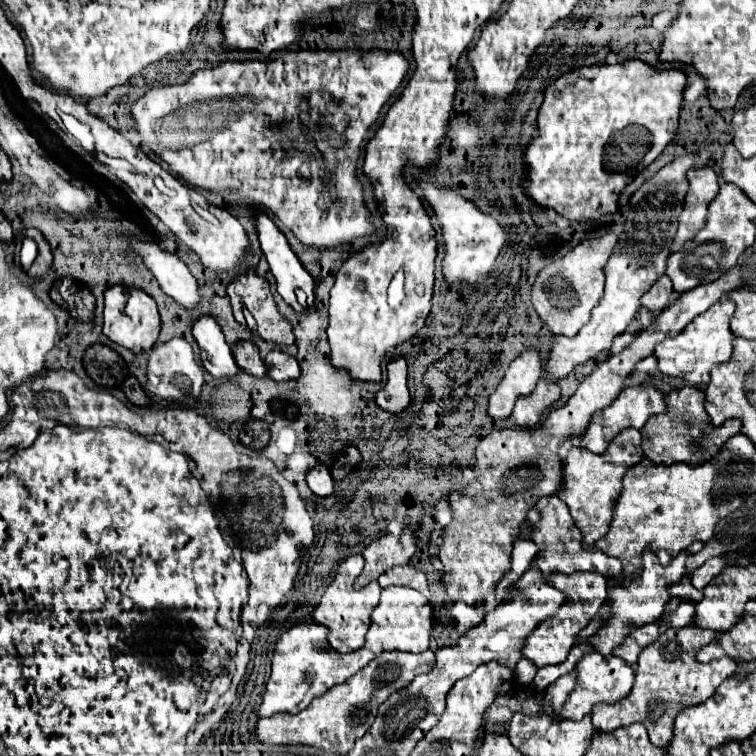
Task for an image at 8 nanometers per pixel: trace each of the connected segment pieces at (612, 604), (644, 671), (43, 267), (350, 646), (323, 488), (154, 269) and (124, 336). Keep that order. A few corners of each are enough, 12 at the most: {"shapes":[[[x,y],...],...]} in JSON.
{"shapes":[[[651,547],[639,575],[609,587],[609,619],[587,641],[605,659],[655,623],[681,583],[687,553],[661,565]],[[721,631],[661,633],[637,661],[631,693],[593,709],[597,731],[643,723],[667,747],[675,717],[737,673],[699,663]],[[27,229],[23,237],[31,237],[39,247],[37,259],[27,271],[31,279],[51,269],[53,261],[49,243],[37,229]],[[361,555],[347,557],[313,611],[335,651],[365,643],[377,581],[355,591]],[[327,465],[307,473],[309,489],[327,497],[335,491],[335,481]],[[155,243],[133,249],[161,289],[185,309],[201,303],[199,283],[183,261]],[[141,289],[105,291],[103,333],[143,353],[159,339],[155,301]]]}

